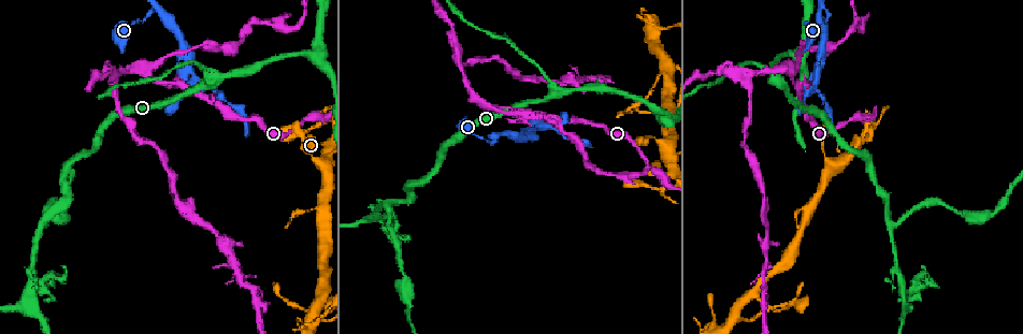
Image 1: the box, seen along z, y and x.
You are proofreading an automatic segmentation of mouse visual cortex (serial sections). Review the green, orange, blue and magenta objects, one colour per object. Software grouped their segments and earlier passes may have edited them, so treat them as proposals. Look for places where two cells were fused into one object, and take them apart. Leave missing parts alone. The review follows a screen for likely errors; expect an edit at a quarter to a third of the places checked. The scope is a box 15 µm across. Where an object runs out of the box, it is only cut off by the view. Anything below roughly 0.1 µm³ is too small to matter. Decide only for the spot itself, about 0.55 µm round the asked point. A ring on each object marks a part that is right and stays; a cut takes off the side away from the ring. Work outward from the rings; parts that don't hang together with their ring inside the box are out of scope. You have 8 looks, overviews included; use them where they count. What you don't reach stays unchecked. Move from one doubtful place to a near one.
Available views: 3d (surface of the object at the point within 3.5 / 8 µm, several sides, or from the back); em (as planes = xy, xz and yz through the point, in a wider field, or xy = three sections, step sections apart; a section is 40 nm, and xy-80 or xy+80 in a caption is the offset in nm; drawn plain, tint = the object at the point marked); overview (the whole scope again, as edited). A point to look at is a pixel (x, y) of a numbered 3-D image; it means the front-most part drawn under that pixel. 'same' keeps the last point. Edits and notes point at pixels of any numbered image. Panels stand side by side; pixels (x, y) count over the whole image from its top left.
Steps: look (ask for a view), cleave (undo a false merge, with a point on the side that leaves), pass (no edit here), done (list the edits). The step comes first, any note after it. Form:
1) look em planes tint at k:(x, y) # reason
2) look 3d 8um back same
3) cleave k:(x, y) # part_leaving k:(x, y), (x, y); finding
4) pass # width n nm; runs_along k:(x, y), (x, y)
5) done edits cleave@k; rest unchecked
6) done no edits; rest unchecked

look 3d 8um at 1:(876, 126) # three arms meet

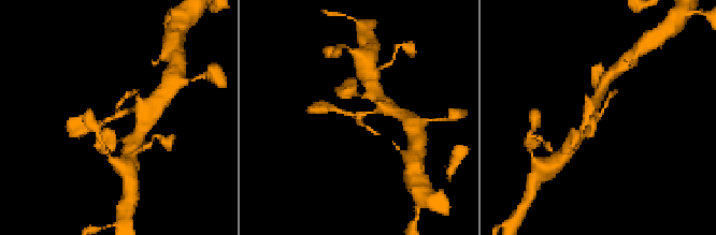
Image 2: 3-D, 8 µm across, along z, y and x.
look 3d 3.5um at 2:(360, 113)

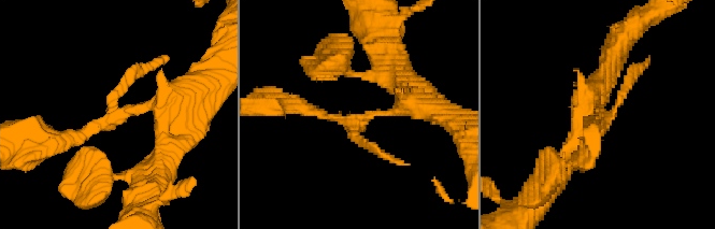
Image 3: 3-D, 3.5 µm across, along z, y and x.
look em xy step 3 tint at 3:(606, 116)

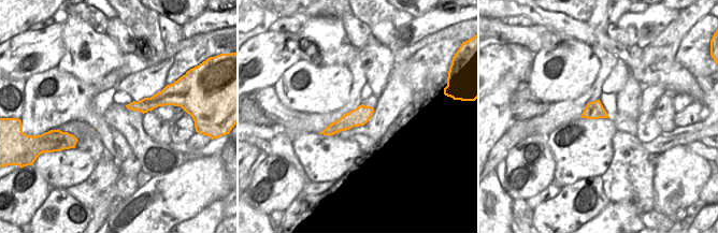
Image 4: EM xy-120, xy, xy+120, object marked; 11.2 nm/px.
pass # runs_along 3:(170, 120), (151, 104), (55, 144); continuous, no second cell

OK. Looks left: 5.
look 3d 8um at 1:(190, 84) # sharp bend

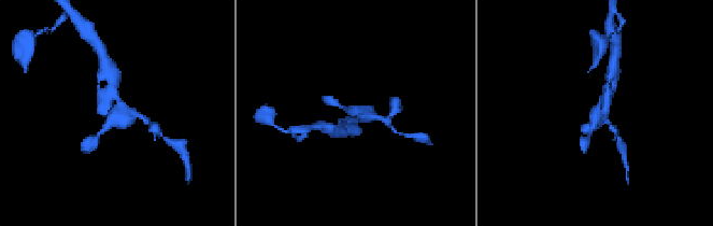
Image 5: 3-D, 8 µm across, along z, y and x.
look 3d 3.5um at 5:(598, 116)

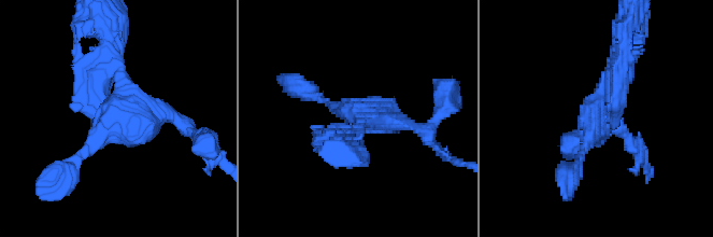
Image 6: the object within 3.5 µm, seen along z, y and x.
look em xy step 5 tint at 6:(599, 118)

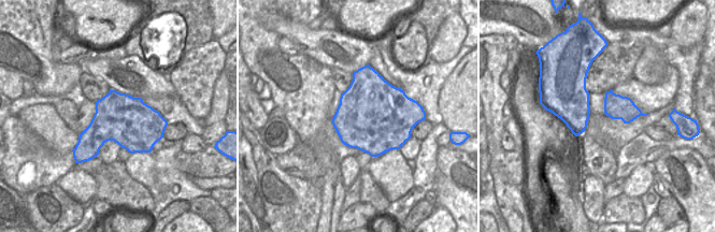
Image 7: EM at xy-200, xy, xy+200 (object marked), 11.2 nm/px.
cleave 6:(138, 109) # part_leaving 6:(112, 117), (171, 114), (198, 144); two cells meet here

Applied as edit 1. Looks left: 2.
done edits cleave@6; rest unchecked

